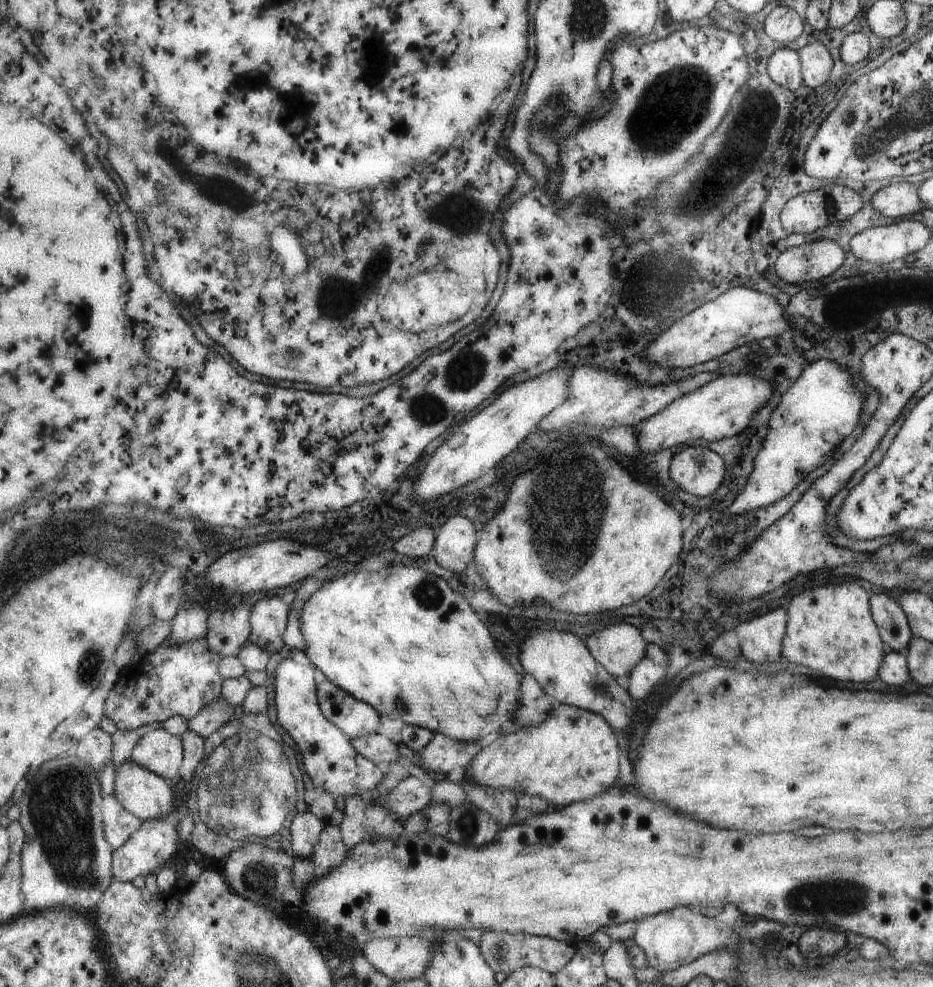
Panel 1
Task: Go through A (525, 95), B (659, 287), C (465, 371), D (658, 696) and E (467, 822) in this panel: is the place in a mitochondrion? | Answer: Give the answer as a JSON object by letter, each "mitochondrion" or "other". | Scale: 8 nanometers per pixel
{"A":"other","B":"mitochondrion","C":"mitochondrion","D":"other","E":"mitochondrion"}

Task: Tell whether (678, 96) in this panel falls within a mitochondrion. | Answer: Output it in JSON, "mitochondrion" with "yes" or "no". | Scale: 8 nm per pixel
{"mitochondrion":"yes"}

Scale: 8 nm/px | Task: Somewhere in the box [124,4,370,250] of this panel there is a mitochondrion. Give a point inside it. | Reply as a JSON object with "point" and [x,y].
{"point":[219,190]}

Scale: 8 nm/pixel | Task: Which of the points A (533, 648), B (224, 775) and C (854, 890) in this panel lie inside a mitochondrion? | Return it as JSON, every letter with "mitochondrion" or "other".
{"A":"other","B":"mitochondrion","C":"mitochondrion"}

